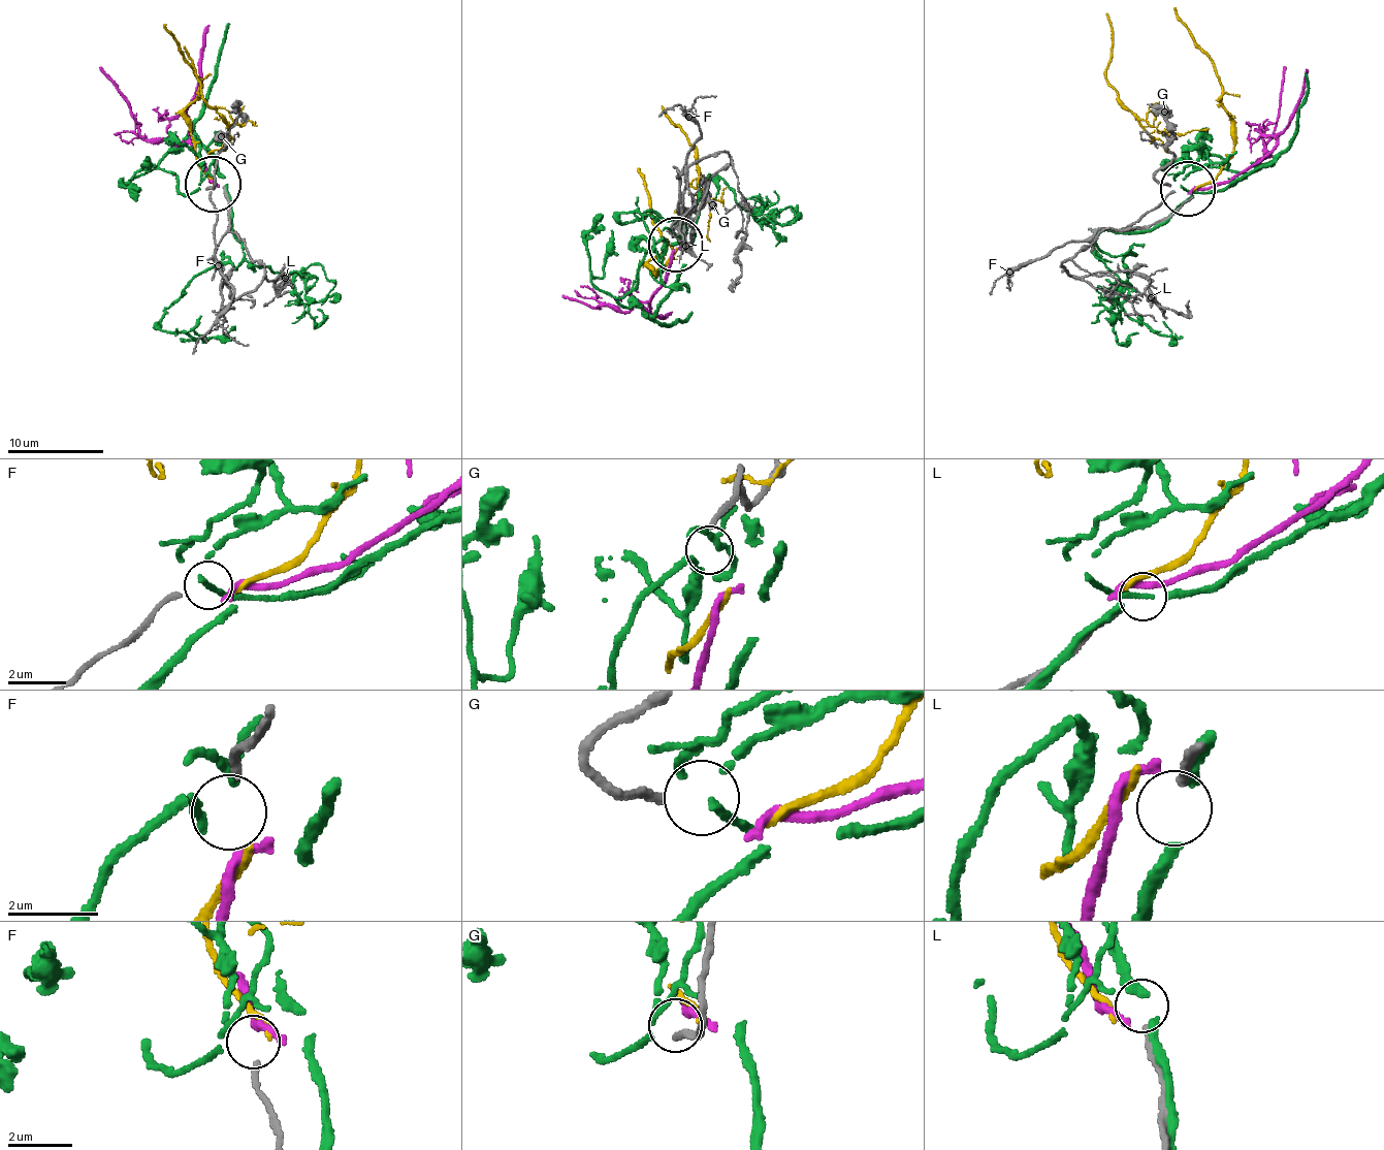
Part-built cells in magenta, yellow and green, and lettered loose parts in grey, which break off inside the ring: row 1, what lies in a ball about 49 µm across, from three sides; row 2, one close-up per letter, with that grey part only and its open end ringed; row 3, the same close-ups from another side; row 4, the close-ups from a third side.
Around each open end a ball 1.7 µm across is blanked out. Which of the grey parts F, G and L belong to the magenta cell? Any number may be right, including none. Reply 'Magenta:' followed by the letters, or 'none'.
Magenta: none

